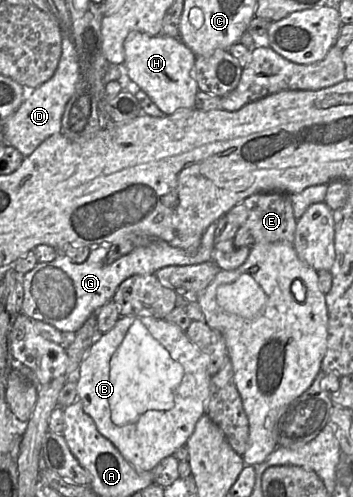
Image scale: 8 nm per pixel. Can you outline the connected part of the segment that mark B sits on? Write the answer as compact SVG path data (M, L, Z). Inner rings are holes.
M121 316L111 330L98 334L89 347L86 356L81 361L77 374L77 399L81 401L84 412L93 419L99 433L114 444L124 459L129 462L137 472L151 472L160 461L173 455L181 446L186 445L187 440L194 431L197 421L205 414L206 402L210 392L211 376L208 373L207 355L190 341L185 331L179 326L167 319L159 319L153 316Z

